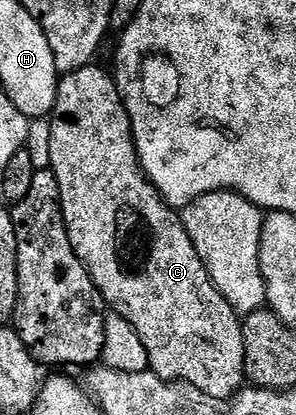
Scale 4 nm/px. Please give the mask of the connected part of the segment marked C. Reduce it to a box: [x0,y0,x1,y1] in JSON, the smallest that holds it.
[48,64,248,398]

